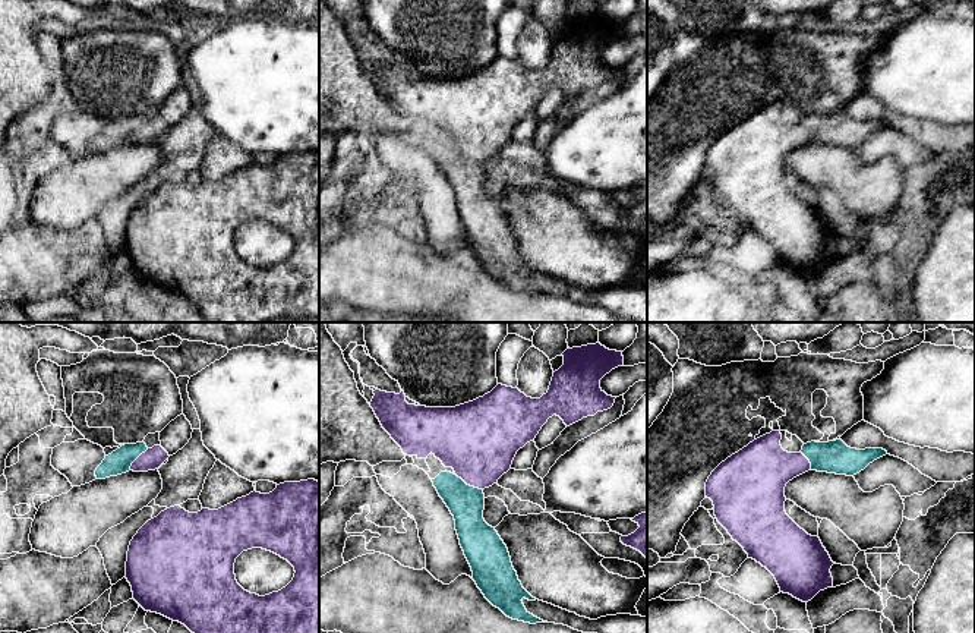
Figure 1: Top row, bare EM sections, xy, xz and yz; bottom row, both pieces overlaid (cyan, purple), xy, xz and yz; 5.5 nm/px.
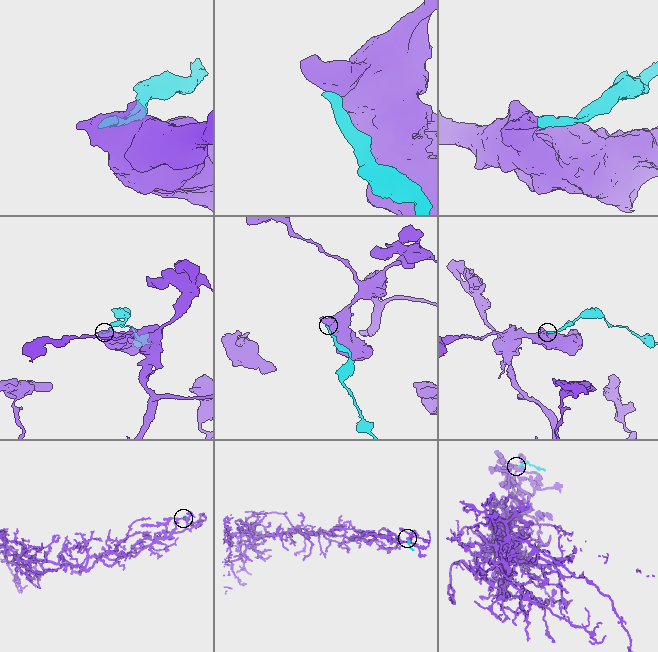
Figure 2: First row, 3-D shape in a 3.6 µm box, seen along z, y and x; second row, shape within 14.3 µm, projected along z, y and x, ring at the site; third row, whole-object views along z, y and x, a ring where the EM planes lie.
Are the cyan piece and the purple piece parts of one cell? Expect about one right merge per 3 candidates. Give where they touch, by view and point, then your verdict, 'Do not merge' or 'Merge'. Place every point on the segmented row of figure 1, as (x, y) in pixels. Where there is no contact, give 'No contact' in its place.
Touches cyan at xz (469, 485). Merge

